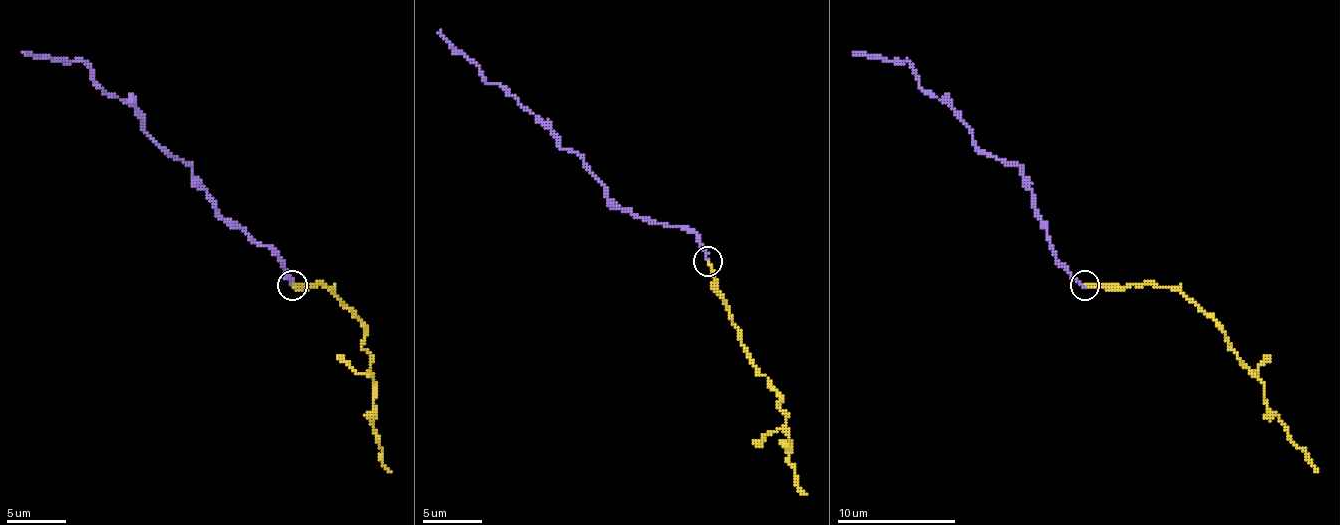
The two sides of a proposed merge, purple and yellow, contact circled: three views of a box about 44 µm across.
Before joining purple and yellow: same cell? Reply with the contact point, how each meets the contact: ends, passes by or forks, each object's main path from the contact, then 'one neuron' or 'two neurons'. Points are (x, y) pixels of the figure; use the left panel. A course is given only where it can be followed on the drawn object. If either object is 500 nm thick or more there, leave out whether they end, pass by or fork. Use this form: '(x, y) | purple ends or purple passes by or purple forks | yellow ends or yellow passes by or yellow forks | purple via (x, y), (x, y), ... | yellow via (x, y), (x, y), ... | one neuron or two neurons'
(292, 285) | purple ends | yellow ends | purple via (293, 284), (278, 257), (233, 228), (189, 165), (144, 129), (141, 114), (108, 96), (81, 61), (25, 52) | yellow via (293, 284), (329, 287), (364, 323), (361, 347), (370, 356), (373, 430), (382, 463), (391, 472) | one neuron

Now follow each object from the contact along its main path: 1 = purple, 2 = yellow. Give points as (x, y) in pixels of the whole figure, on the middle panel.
1: (708, 262), (693, 232), (649, 223), (604, 193), (583, 158), (559, 146), (497, 83), (488, 83), (440, 29)
2: (708, 262), (714, 292), (744, 351), (780, 393), (777, 405), (786, 414), (789, 461), (807, 494)

